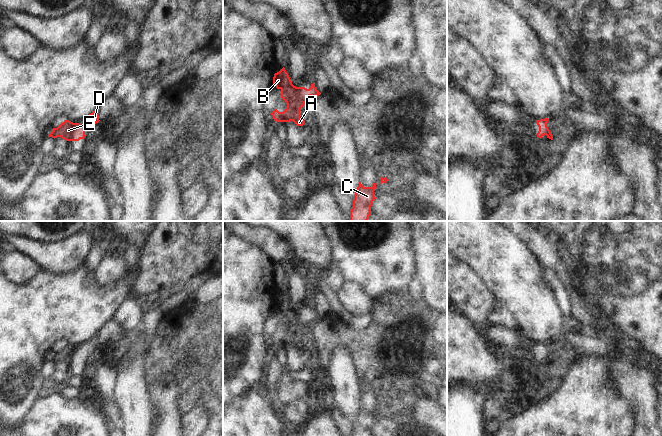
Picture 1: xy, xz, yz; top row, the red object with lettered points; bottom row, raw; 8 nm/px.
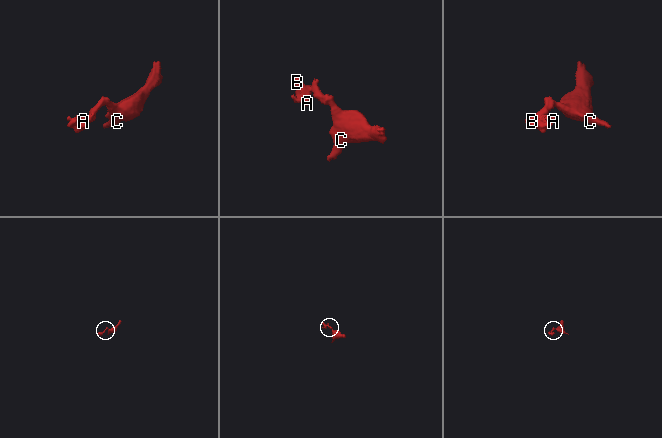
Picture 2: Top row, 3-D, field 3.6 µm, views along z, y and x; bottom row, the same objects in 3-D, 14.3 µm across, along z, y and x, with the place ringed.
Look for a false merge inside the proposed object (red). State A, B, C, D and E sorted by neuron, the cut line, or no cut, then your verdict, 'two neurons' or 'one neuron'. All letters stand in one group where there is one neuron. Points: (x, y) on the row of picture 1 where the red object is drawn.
A B C D E | no cut | one neuron

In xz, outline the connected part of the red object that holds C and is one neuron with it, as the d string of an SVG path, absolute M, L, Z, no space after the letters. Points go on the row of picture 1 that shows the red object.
M360 182L355 190L353 206L350 211L350 221L367 221L371 215L372 202L376 199L374 191L376 183L371 187L364 187Z

